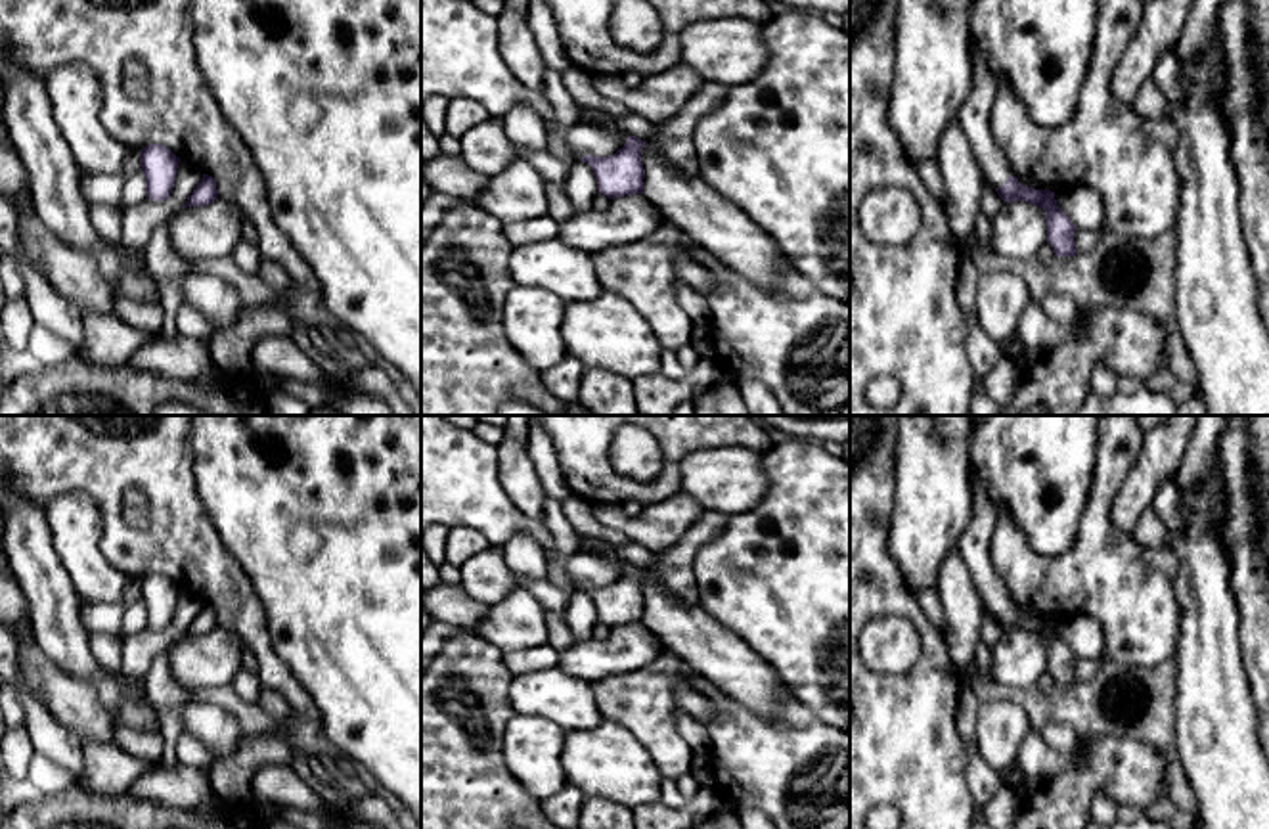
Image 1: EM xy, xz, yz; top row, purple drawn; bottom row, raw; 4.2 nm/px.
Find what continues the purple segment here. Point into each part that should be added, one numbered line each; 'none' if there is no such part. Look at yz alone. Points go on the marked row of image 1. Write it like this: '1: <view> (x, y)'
1: yz (975, 115)

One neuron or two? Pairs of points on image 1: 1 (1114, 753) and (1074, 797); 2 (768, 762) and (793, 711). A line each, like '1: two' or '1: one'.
1: one
2: one

